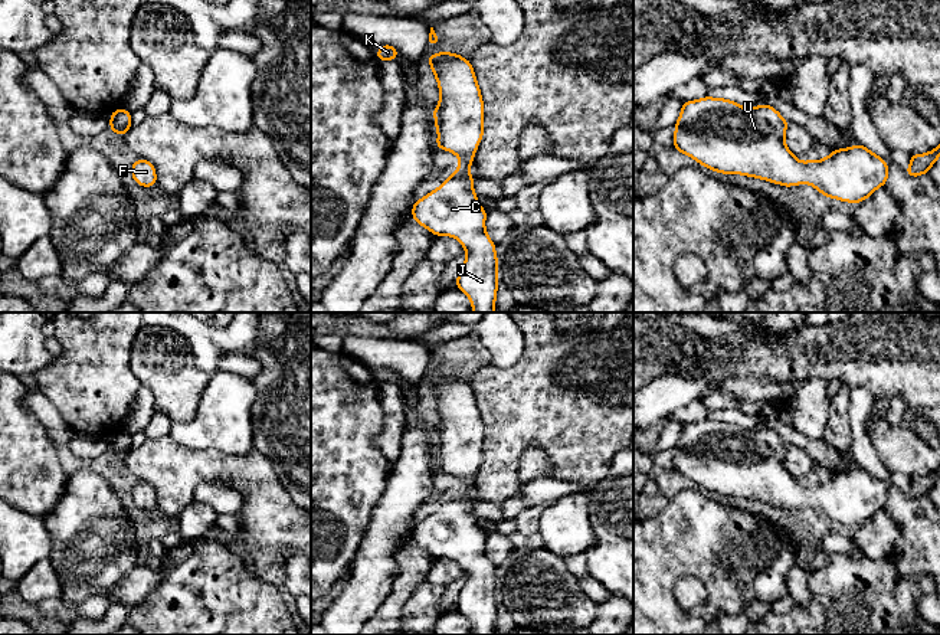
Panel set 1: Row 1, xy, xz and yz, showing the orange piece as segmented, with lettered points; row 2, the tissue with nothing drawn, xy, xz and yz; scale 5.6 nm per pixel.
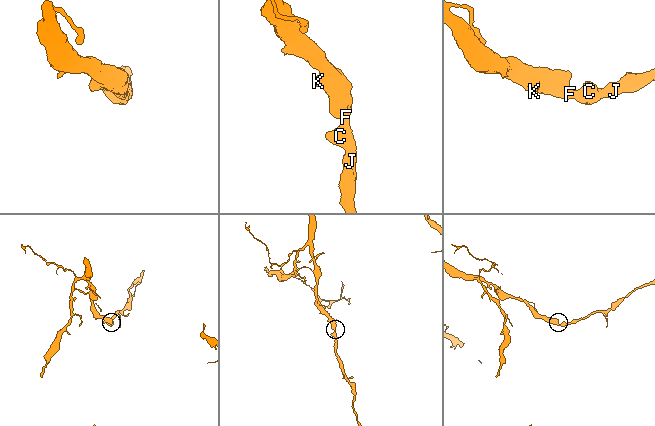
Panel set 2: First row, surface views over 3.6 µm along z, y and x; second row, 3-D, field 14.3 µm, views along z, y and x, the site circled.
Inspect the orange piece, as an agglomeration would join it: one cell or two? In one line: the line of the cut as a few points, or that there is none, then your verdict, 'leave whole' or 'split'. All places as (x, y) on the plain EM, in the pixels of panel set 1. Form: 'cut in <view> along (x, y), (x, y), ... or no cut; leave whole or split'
no cut; leave whole

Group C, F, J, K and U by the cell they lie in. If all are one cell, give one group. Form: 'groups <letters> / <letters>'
groups C F J K U

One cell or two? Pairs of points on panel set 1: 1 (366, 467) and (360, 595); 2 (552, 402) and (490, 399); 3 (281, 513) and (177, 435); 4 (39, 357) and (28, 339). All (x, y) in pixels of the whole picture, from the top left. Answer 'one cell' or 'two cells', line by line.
1: two cells
2: one cell
3: two cells
4: one cell

